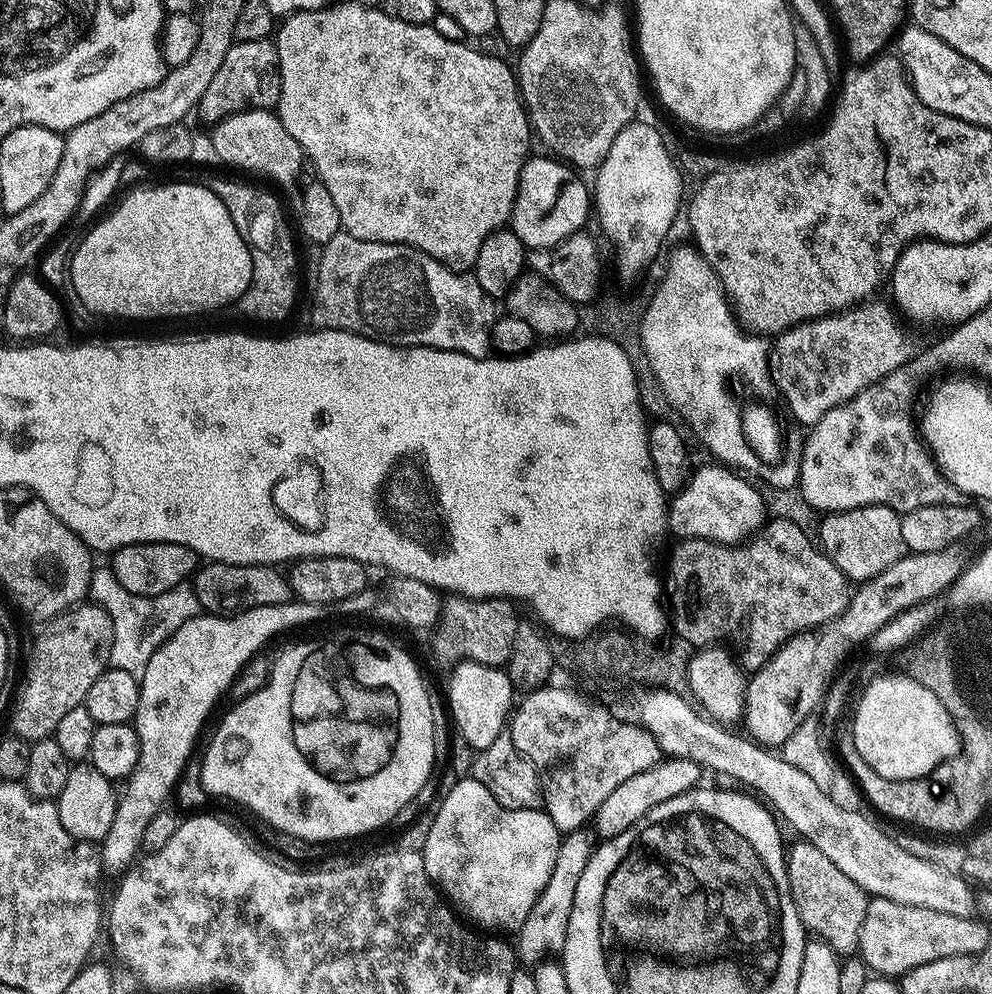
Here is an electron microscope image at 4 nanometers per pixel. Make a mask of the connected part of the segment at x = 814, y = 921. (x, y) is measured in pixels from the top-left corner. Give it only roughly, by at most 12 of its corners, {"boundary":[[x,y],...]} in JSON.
{"boundary":[[787,849],[805,933],[855,957],[869,895],[822,850]]}

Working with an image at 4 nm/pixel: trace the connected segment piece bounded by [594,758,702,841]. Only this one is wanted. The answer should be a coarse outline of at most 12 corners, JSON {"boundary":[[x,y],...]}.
{"boundary":[[661,758],[614,786],[594,817],[601,841],[701,783],[693,760]]}

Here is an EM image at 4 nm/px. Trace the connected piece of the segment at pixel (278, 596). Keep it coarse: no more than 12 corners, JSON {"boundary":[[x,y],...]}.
{"boundary":[[270,564],[197,567],[190,580],[205,613],[235,614],[293,599]]}

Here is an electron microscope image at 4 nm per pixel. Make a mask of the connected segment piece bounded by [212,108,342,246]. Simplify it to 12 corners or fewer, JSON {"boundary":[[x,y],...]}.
{"boundary":[[275,111],[213,128],[217,158],[269,176],[295,227],[323,246],[342,231],[334,198]]}

